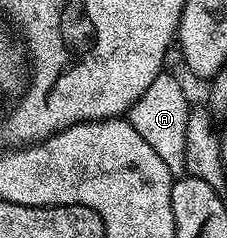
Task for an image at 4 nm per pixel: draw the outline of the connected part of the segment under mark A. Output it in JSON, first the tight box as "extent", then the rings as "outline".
{"extent":[127,73,191,177],"outline":[[[162,73],[151,81],[147,93],[135,101],[135,105],[128,111],[127,118],[130,125],[155,149],[155,154],[163,160],[163,165],[174,177],[185,175],[185,154],[187,153],[187,117],[191,110],[191,102],[185,96],[185,87],[173,75]]]}

